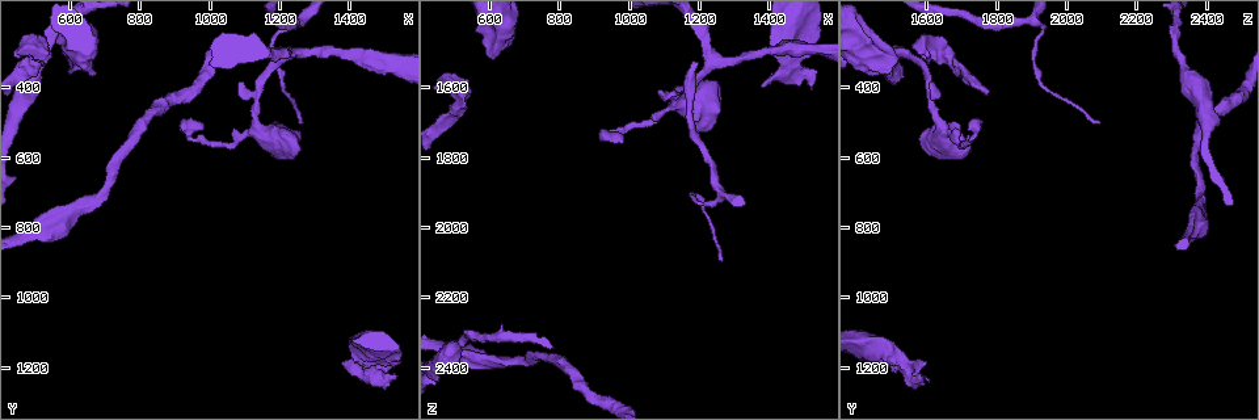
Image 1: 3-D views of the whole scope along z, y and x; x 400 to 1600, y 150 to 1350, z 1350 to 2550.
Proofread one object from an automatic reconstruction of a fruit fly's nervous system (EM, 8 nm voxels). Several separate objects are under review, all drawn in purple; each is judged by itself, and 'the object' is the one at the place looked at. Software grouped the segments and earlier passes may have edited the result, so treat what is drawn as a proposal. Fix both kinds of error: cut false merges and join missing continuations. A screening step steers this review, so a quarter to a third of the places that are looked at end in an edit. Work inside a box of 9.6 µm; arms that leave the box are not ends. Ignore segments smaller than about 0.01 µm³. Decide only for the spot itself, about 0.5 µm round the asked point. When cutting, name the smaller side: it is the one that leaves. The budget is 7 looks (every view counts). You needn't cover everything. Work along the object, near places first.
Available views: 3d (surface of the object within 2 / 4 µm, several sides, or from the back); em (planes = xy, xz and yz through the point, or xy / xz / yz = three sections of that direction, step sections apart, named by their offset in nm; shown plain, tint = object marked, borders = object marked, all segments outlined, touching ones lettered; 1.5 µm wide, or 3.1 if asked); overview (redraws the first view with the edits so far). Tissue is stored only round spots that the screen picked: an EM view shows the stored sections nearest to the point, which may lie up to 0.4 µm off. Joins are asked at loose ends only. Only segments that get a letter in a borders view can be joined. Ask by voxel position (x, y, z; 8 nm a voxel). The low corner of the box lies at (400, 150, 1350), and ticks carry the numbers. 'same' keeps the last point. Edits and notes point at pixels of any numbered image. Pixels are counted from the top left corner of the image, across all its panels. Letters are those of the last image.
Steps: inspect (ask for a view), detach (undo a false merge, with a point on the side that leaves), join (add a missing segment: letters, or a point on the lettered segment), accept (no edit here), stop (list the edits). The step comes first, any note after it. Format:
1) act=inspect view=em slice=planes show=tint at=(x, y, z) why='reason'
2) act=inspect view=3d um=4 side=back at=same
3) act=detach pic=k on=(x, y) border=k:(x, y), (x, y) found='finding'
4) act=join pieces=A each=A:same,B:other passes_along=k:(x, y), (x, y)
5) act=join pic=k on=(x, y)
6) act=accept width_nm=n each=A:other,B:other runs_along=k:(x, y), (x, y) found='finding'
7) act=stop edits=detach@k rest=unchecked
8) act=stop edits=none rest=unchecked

act=inspect view=3d um=2 at=(1230, 310, 1550) why='three arms meet'

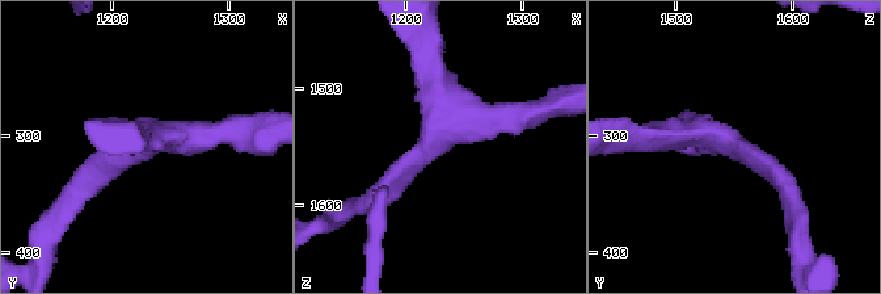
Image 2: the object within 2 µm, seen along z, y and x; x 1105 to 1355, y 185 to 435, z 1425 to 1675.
act=inspect view=em slice=planes show=borders at=(1232, 304, 1536) arms=3 why='shape alone is not enough'

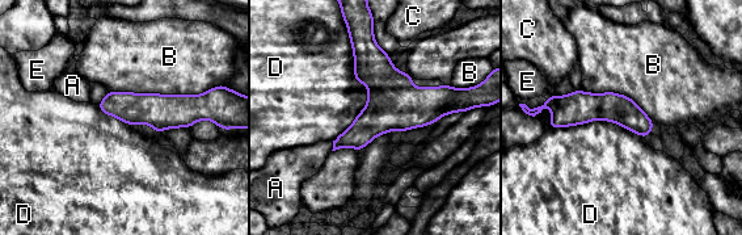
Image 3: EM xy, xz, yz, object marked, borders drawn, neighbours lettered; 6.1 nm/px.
act=accept width_nm=180 each=A:other,B:other,C:other,D:other,E:other runs_along=3:(549, 101), (619, 108), (648, 130) found='all the same neuron'

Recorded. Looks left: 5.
act=inspect view=em slice=planes show=borders at=(940, 520, 1740) why='abrupt turn'

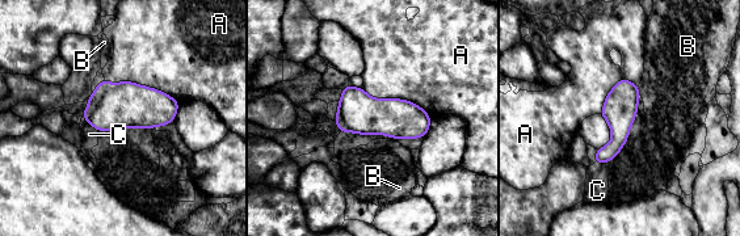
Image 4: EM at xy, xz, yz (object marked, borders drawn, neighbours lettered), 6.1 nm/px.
act=accept width_nm=200 each=A:other,B:other,C:other border=4:(613, 159), (593, 164) found='all the same neuron'

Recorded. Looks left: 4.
act=inspect view=em slice=planes show=borders at=(1520, 1240, 1600) why='free end'

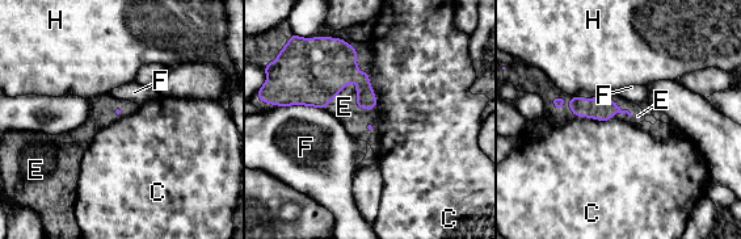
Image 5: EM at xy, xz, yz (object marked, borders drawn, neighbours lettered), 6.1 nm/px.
act=join pieces=E each=C:other,E:same,F:other,H:other passes_along=5:(321, 67), (357, 86), (344, 107) found='it goes on there'

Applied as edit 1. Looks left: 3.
act=stop edits=join@5 rest=unchecked

